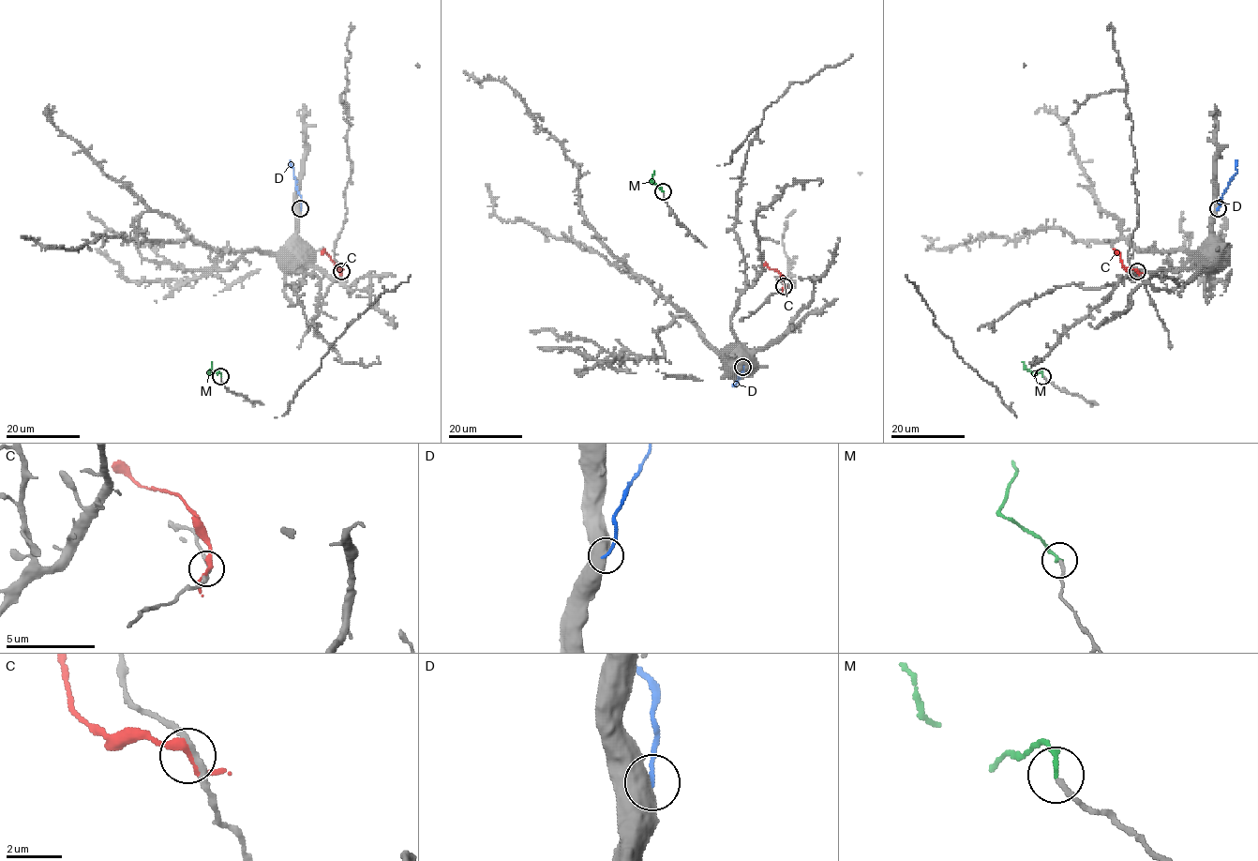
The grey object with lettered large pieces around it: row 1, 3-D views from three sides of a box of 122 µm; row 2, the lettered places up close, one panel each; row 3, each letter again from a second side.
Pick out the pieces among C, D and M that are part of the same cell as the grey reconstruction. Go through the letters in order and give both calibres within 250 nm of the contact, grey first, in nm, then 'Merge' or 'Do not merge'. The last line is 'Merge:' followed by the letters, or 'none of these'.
C: Thickness 200 nm (grey) against 260 nm. Do not merge
D: Thickness 700 nm (grey) against 140 nm. Do not merge
M: Thickness 190 nm (grey) against 180 nm. Merge
Merge: M

